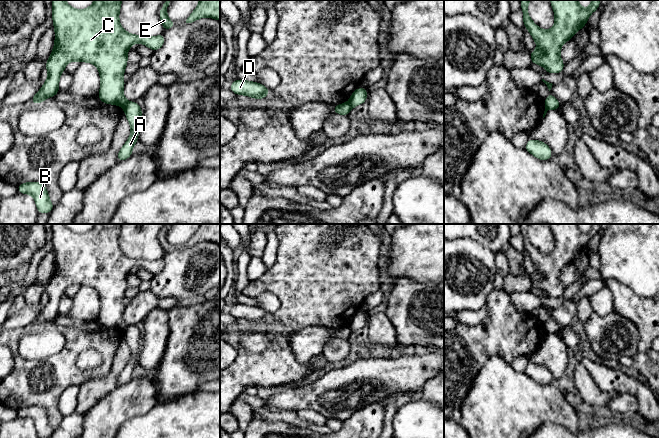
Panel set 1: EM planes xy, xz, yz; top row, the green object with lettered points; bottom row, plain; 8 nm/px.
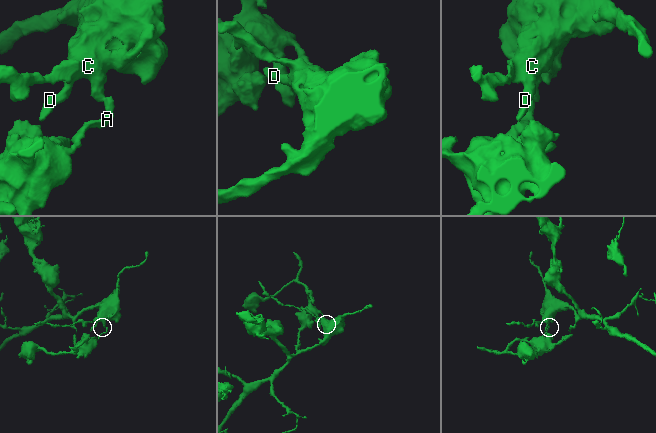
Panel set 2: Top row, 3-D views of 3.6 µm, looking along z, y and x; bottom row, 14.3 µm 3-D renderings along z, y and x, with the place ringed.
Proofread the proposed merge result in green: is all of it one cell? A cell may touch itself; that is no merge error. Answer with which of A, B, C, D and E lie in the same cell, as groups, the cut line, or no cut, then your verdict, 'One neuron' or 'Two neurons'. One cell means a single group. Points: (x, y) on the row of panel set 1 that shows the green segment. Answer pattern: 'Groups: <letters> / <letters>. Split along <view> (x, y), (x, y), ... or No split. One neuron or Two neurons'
Groups: A B / C D E. Split along xy (128, 102), (124, 108). Two neurons

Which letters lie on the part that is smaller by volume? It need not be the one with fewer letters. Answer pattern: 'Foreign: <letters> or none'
Foreign: A, B

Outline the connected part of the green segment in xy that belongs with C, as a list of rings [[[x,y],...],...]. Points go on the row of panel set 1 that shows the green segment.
[[[52,0],[55,44],[45,65],[49,75],[42,88],[32,98],[31,104],[40,104],[46,98],[54,97],[59,92],[59,78],[65,66],[70,61],[81,61],[92,63],[98,68],[101,84],[97,97],[102,103],[125,108],[128,101],[123,94],[125,85],[123,75],[128,64],[127,52],[130,46],[134,43],[141,43],[156,51],[163,46],[165,38],[163,33],[154,37],[146,37],[126,32],[119,23],[121,3],[122,0],[94,0],[90,7],[79,10],[68,5],[65,0]]]

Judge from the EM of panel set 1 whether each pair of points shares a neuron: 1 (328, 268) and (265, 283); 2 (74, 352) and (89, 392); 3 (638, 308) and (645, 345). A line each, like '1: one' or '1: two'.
1: one
2: two
3: one

